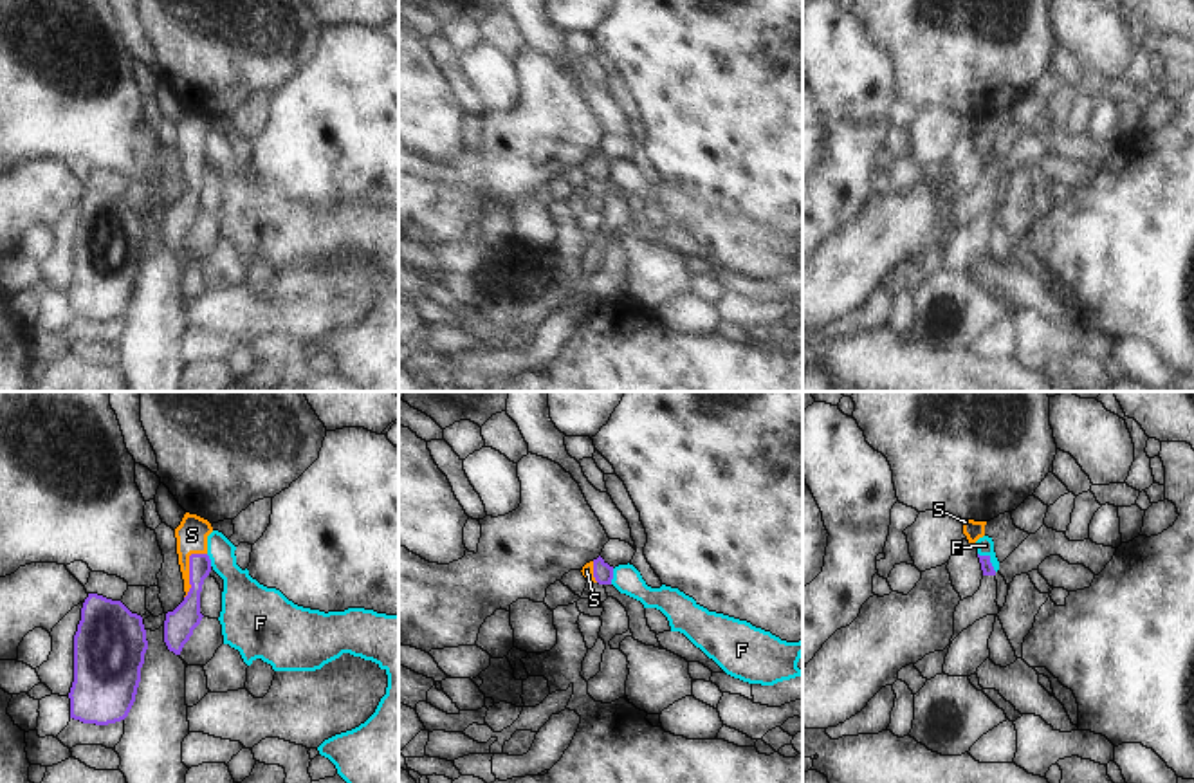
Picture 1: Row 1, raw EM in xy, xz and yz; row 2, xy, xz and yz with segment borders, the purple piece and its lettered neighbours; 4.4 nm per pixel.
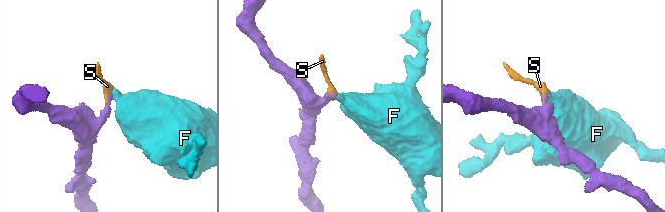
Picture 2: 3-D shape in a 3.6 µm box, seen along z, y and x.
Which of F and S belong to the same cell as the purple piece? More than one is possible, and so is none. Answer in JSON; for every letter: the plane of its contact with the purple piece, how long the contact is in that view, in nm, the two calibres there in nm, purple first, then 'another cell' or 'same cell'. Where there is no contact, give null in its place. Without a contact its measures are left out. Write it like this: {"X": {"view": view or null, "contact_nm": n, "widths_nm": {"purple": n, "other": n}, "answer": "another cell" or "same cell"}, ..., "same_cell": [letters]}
{"F": {"view": "yz", "contact_nm": 120, "widths_nm": {"purple": 50, "other": 80}, "answer": "another cell"}, "S": {"view": "xy", "contact_nm": 220, "widths_nm": {"purple": 130, "other": 140}, "answer": "same cell"}, "same_cell": ["S"]}

